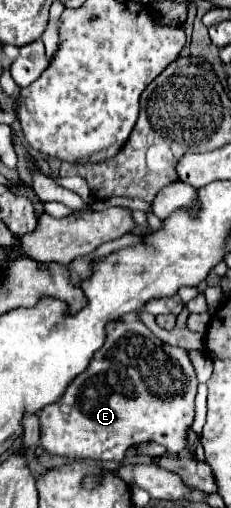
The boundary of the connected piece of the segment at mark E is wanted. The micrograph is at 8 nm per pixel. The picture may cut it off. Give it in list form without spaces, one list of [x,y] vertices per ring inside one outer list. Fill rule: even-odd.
[[[120,321],[110,325],[106,343],[92,357],[86,373],[78,375],[64,393],[64,399],[48,405],[38,413],[40,419],[40,445],[50,455],[64,455],[70,459],[94,459],[116,461],[124,459],[124,453],[132,445],[156,441],[164,445],[172,455],[178,455],[186,447],[188,429],[194,423],[194,397],[196,397],[196,371],[182,347],[162,343],[142,321]]]

